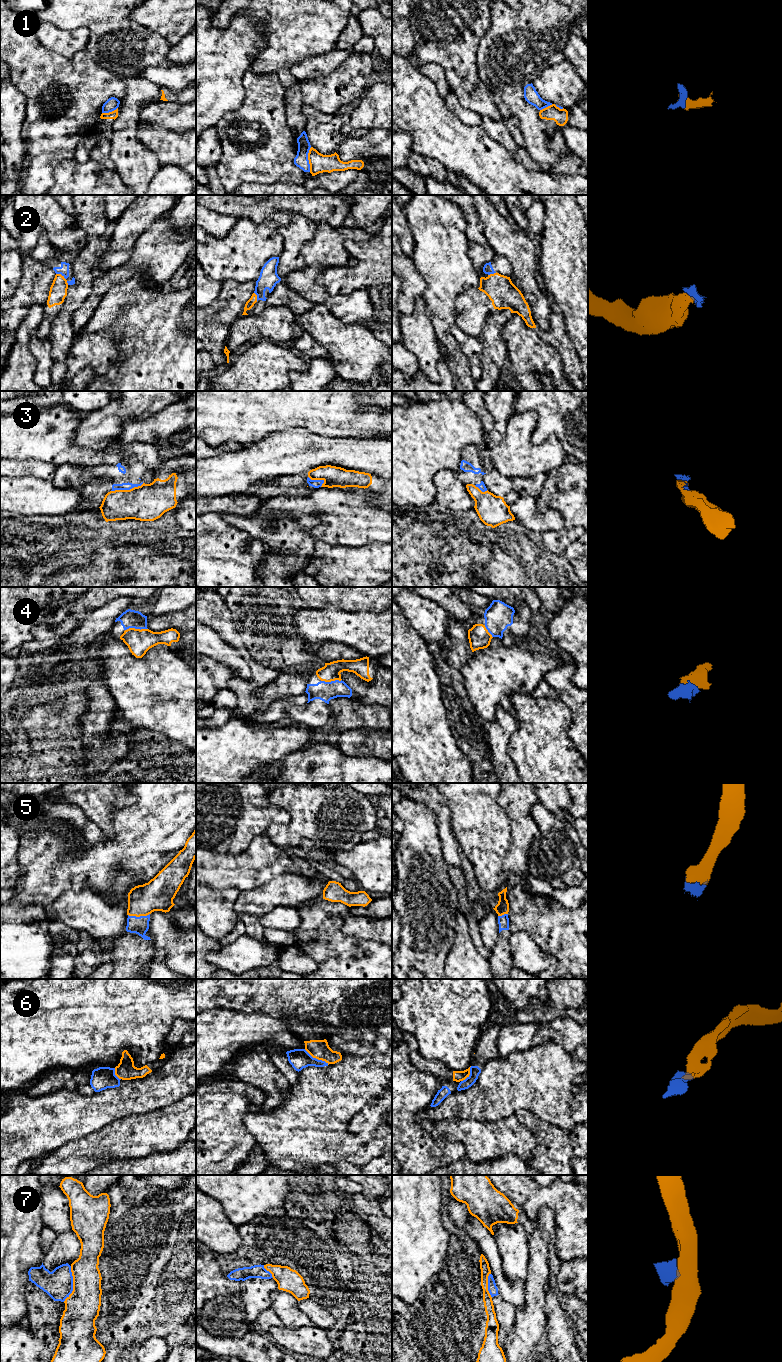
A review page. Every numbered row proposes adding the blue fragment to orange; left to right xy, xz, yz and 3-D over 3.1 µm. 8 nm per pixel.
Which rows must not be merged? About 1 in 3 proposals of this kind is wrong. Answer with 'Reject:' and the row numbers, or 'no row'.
Reject: 1, 2, 3, 6, 7

